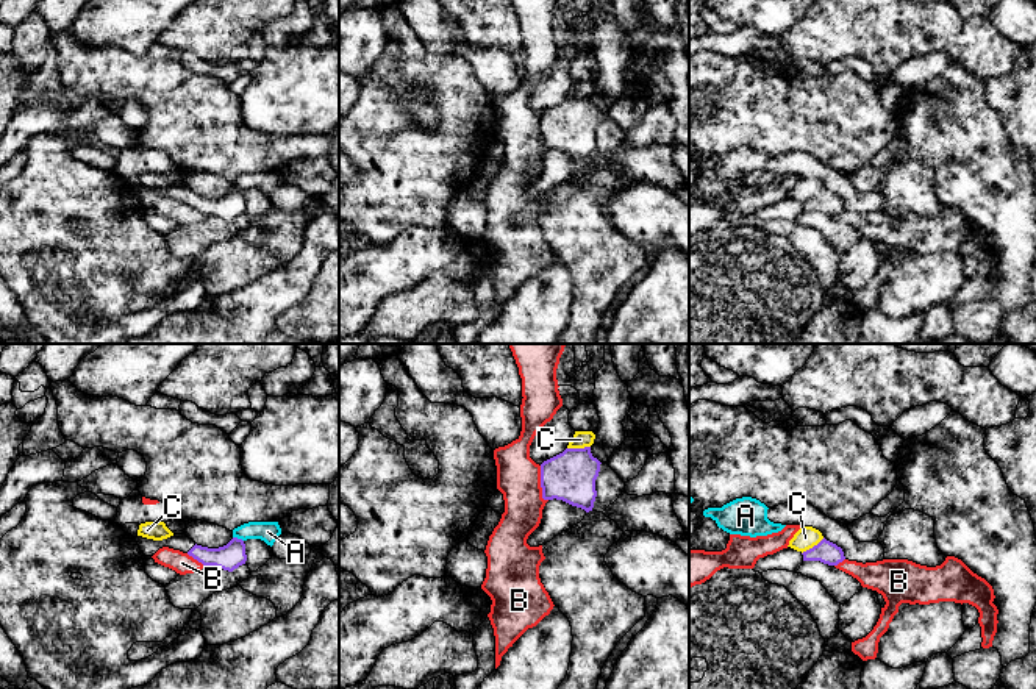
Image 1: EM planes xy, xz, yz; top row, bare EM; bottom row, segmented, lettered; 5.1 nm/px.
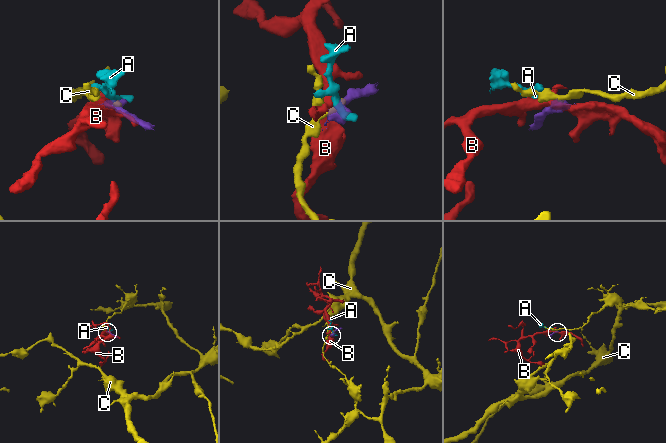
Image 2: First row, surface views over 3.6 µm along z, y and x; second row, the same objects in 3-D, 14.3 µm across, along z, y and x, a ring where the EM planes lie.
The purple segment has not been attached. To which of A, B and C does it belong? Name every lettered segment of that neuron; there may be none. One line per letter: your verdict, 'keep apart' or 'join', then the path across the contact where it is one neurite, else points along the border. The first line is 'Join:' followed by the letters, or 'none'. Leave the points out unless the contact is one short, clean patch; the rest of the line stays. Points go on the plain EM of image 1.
Join: none
A: keep apart; border xy (233, 186), (242, 191)
B: keep apart; border xz (539, 116), (541, 146), (547, 150)
C: keep apart; border xz (589, 96), (568, 99)

